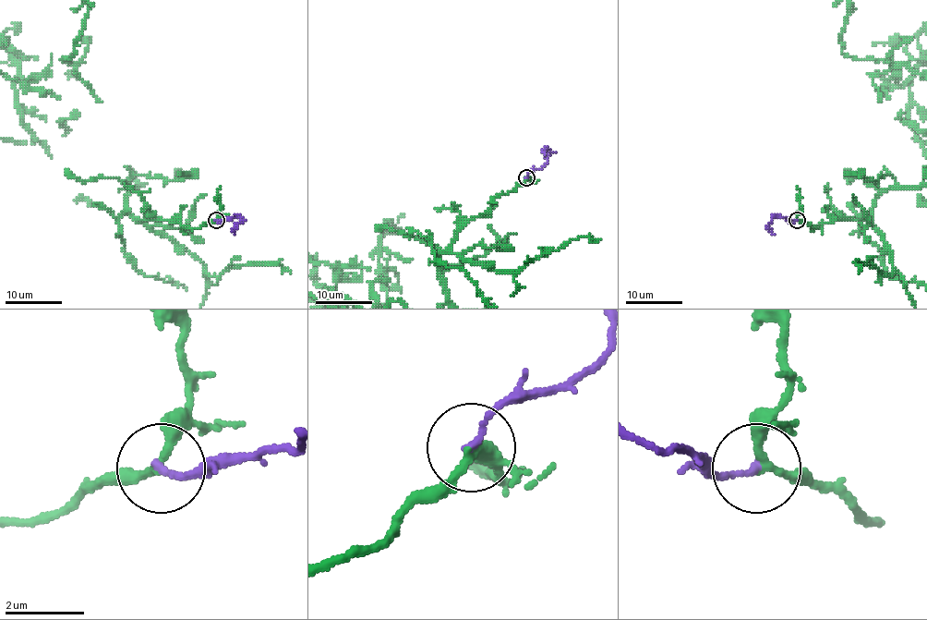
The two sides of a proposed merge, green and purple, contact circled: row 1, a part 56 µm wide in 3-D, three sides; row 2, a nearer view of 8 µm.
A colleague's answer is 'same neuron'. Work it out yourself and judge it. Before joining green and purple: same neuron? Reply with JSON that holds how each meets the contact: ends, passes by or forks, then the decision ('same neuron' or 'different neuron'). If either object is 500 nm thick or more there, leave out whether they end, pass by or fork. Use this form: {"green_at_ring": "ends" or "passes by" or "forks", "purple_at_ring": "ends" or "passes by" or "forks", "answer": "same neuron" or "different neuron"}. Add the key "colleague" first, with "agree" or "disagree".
{"colleague": "agree", "green_at_ring": "passes by", "purple_at_ring": "ends", "answer": "same neuron"}

